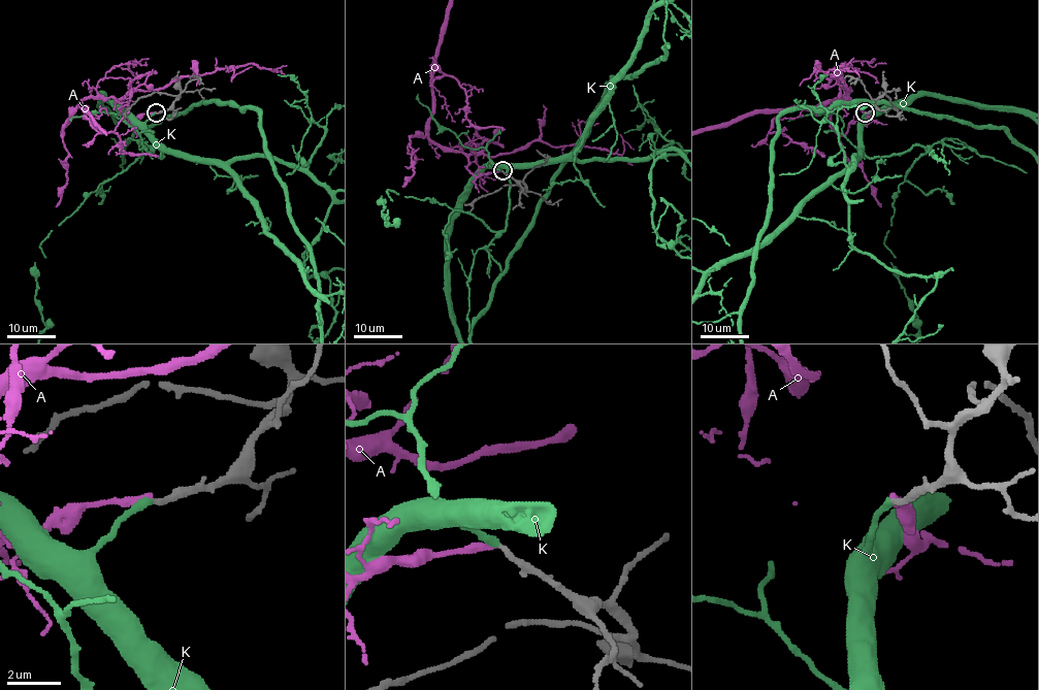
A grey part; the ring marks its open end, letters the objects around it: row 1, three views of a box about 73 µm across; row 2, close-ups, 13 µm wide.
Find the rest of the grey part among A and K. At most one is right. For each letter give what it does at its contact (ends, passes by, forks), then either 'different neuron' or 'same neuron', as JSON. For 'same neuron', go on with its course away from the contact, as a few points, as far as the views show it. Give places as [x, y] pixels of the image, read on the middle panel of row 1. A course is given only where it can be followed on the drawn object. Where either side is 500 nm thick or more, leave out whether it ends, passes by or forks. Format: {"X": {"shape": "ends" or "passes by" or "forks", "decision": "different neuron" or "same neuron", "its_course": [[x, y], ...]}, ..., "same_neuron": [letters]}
{"A": {"shape": "ends", "decision": "different neuron"}, "K": {"shape": "ends", "decision": "same neuron"}, "same_neuron": ["K"]}

